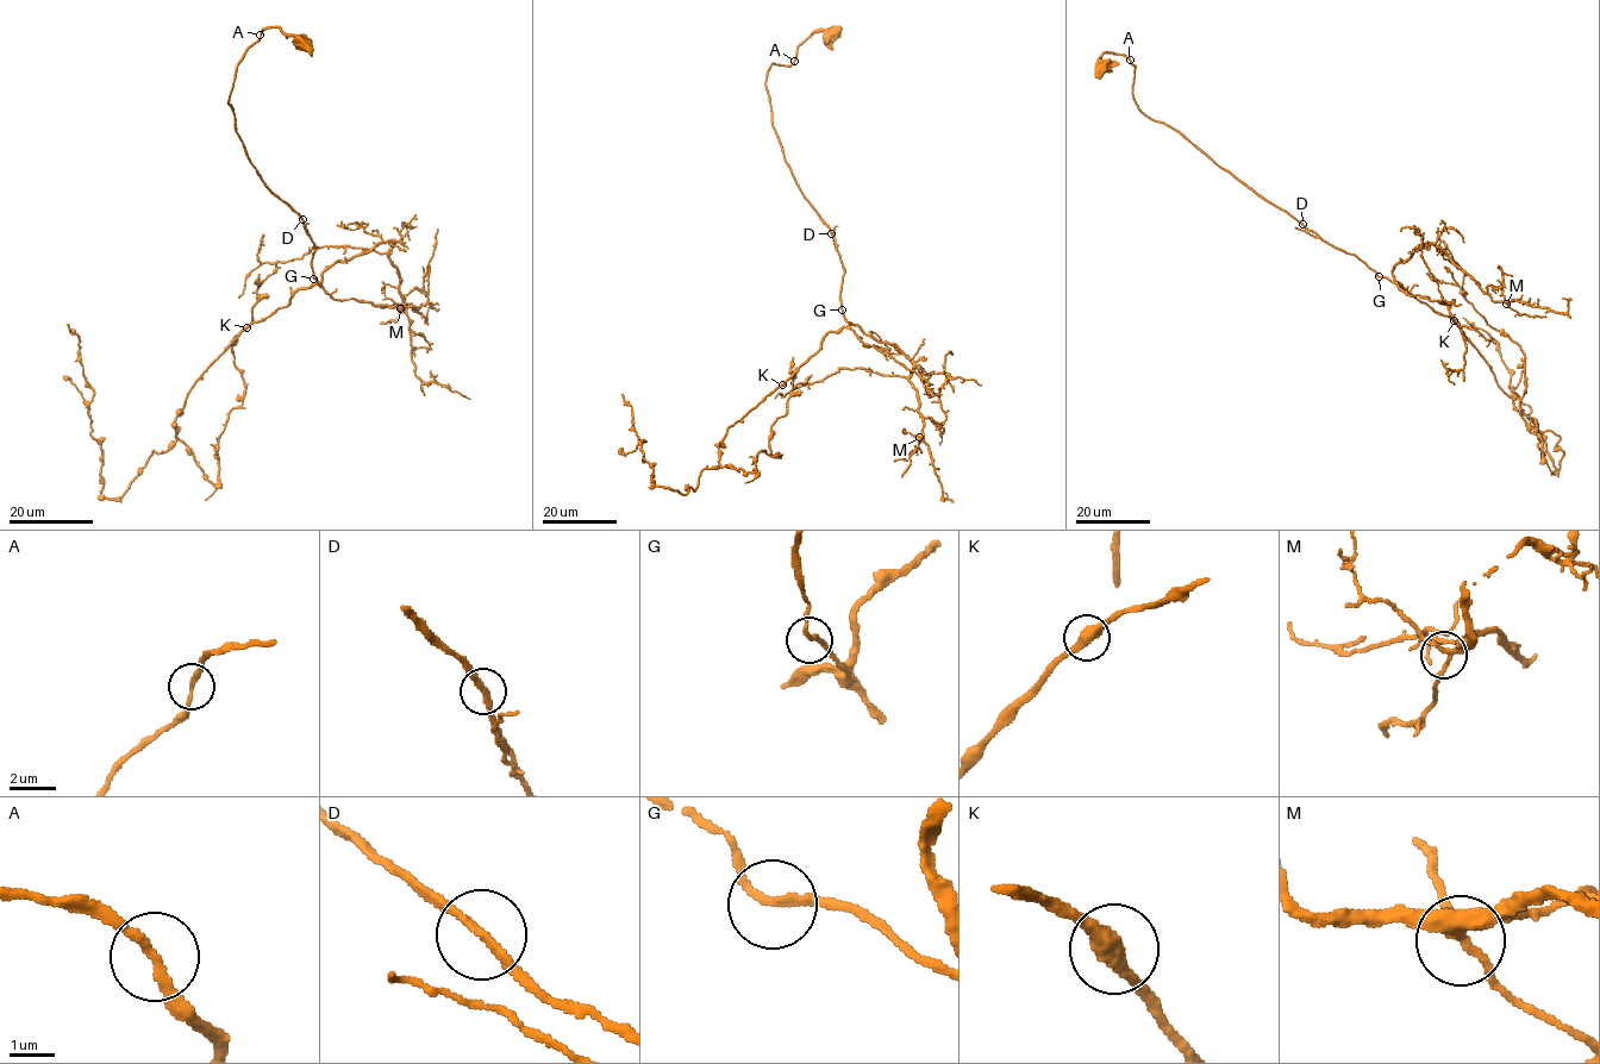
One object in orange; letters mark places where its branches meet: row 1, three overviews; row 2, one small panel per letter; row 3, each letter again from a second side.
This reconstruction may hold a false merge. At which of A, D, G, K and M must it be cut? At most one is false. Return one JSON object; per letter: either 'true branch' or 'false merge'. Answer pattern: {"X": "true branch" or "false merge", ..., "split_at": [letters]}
{"A": "true branch", "D": "true branch", "G": "true branch", "K": "true branch", "M": "true branch", "split_at": []}

